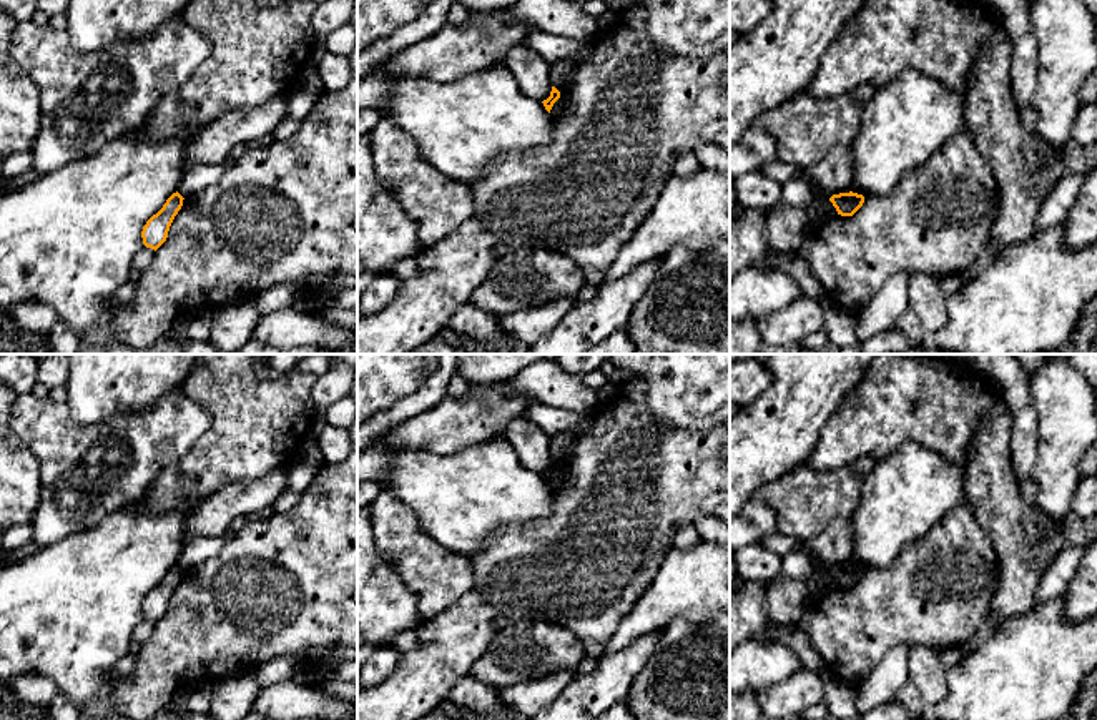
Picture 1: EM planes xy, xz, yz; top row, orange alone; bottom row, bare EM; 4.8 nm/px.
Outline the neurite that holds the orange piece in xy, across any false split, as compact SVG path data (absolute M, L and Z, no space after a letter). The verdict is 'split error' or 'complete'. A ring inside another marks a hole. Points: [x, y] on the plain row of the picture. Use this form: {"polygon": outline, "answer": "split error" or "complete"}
{"polygon": "M176 564L173 565L163 580L153 587L143 599L141 610L143 617L151 622L158 622L168 610L170 599L183 579L183 569Z", "answer": "complete"}

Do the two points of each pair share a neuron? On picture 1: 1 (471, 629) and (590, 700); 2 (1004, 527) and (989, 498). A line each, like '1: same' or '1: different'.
1: different
2: same

